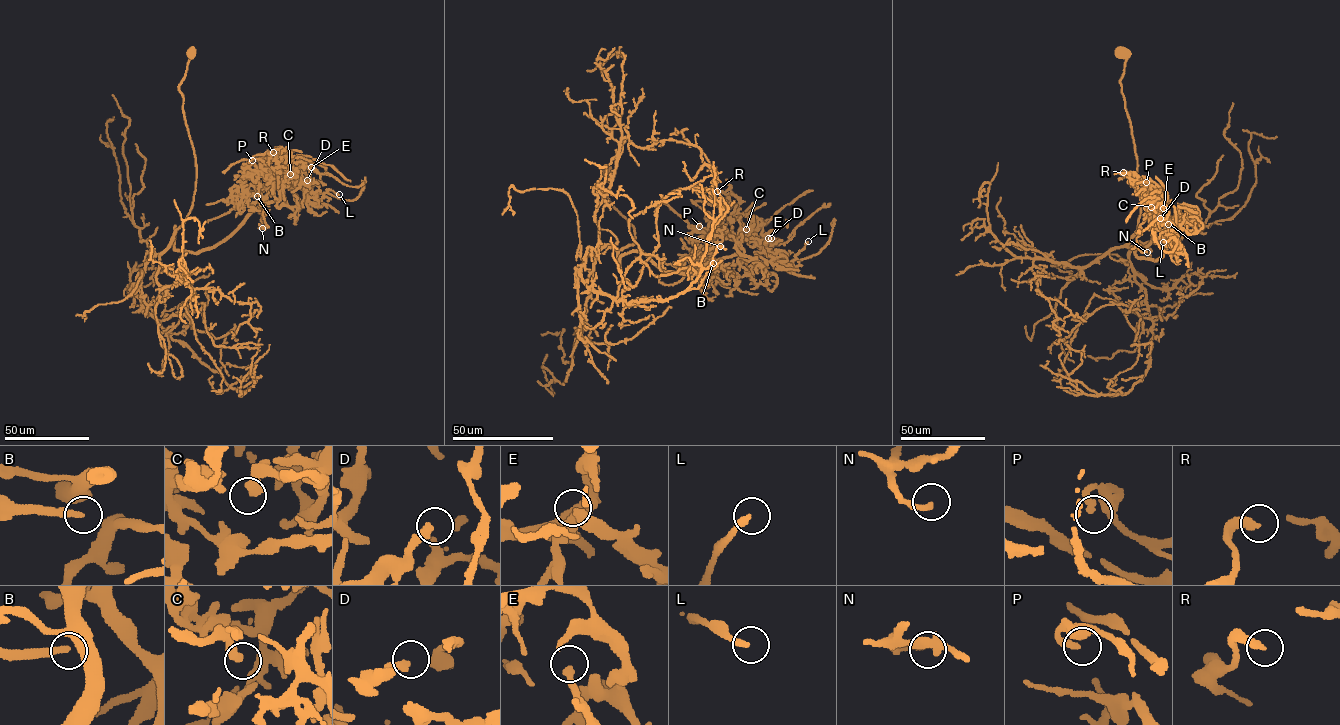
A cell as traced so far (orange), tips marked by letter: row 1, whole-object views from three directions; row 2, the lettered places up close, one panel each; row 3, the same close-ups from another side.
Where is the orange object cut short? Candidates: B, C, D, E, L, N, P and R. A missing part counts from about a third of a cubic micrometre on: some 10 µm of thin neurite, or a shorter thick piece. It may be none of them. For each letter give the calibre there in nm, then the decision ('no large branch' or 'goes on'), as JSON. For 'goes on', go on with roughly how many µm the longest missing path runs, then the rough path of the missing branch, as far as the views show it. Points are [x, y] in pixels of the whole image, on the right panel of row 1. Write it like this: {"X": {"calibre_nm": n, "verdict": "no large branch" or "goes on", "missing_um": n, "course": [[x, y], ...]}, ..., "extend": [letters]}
{"B": {"calibre_nm": 200, "verdict": "no large branch"}, "C": {"calibre_nm": 400, "verdict": "no large branch"}, "D": {"calibre_nm": 320, "verdict": "no large branch"}, "E": {"calibre_nm": 240, "verdict": "no large branch"}, "L": {"calibre_nm": 240, "verdict": "no large branch"}, "N": {"calibre_nm": 220, "verdict": "no large branch"}, "P": {"calibre_nm": 260, "verdict": "no large branch"}, "R": {"calibre_nm": 240, "verdict": "no large branch"}, "extend": []}

